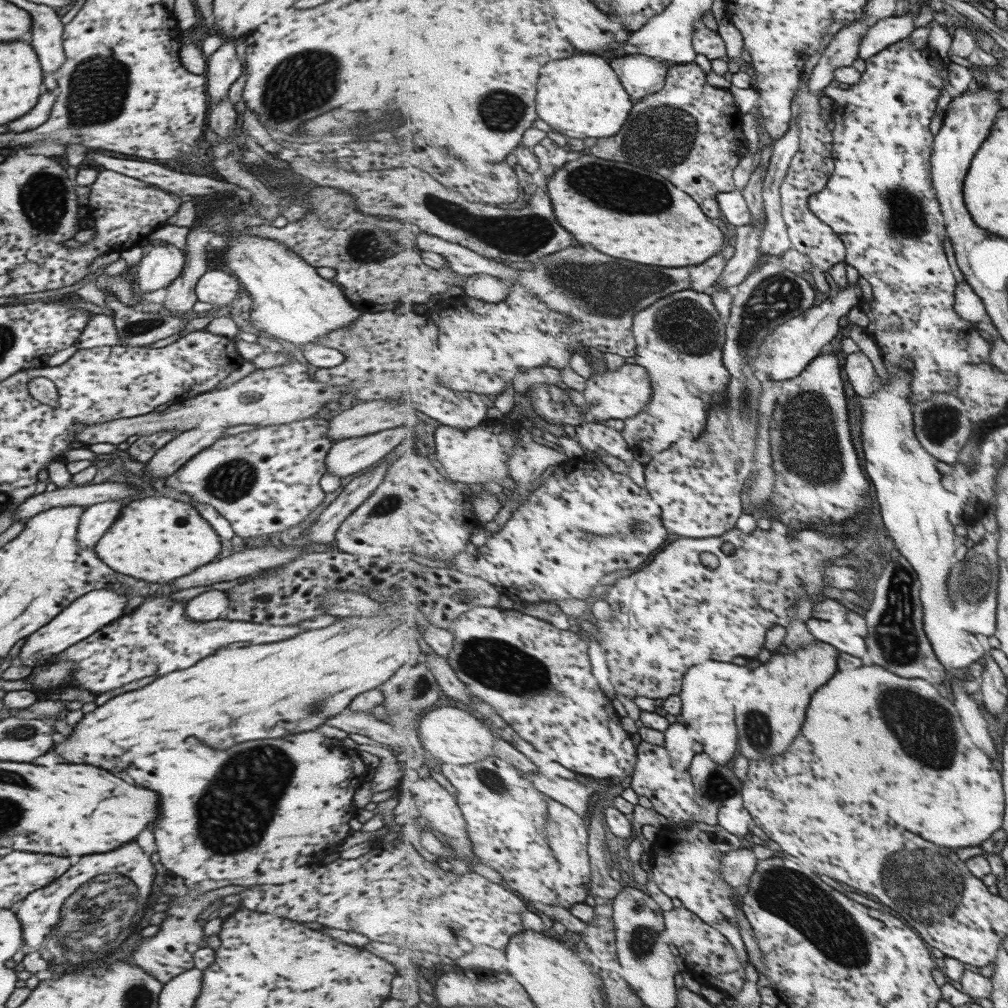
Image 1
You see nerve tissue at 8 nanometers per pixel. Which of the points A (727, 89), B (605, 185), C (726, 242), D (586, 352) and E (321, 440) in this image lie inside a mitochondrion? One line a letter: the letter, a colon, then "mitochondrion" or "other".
A: other
B: mitochondrion
C: other
D: other
E: other

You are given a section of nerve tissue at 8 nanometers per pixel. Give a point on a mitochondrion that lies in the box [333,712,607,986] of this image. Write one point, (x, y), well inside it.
(493, 781)

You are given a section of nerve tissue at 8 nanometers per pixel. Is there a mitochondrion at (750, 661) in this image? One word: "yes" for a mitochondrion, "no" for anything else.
no

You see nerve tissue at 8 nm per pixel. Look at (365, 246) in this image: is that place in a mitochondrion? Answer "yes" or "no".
yes

